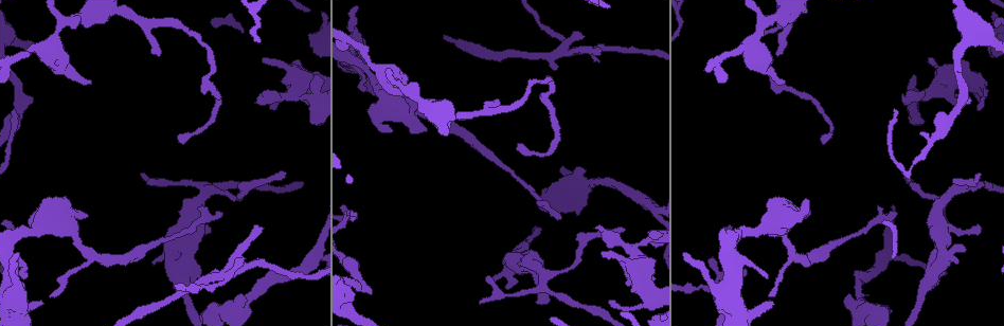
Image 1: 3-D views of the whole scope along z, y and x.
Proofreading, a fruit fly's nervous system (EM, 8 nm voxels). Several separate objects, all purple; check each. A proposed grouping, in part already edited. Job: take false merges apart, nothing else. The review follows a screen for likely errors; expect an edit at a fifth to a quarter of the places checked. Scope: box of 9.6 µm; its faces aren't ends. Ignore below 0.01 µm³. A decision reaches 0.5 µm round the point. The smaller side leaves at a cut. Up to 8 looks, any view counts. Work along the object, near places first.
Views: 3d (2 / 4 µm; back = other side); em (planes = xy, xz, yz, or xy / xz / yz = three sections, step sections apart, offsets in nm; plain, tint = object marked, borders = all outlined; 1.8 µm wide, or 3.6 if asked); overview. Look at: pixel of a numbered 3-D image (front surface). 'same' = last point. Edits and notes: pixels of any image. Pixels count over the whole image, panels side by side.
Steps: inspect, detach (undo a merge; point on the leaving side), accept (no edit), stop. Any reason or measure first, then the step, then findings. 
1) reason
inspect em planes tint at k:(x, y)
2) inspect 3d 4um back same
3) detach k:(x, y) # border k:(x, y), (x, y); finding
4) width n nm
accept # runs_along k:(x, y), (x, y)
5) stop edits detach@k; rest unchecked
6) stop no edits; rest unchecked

looks like a crossing
inspect 3d 4um at 1:(940, 232)

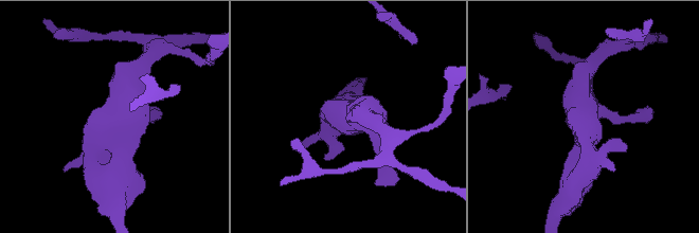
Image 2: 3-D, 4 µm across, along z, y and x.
inspect em 3.6um xy step 8 tint at 2:(116, 120)

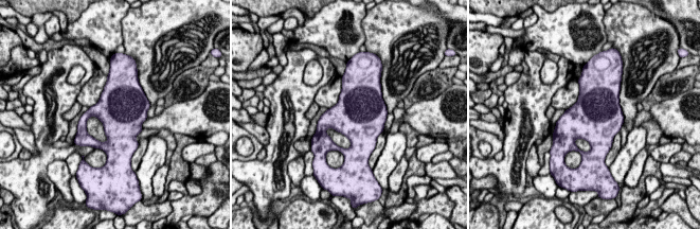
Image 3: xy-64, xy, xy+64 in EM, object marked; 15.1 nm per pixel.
inspect em 3.6um planes borders same

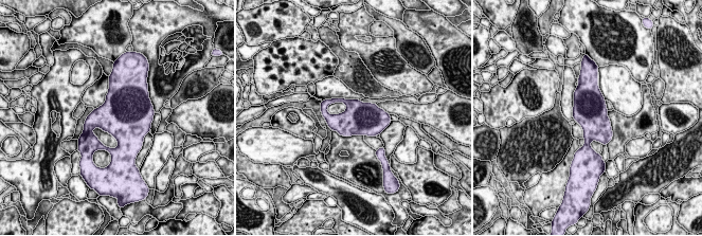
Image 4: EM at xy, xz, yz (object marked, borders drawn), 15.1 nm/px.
accept # all the same cell

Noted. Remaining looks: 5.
narrows sharply
inspect 3d 2um at 1:(539, 153)

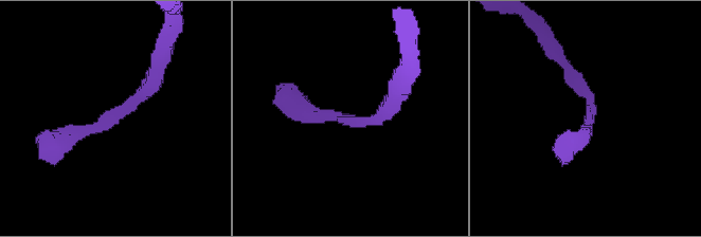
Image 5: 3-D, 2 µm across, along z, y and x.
need the tissue
inspect em planes tint at 5:(587, 110)

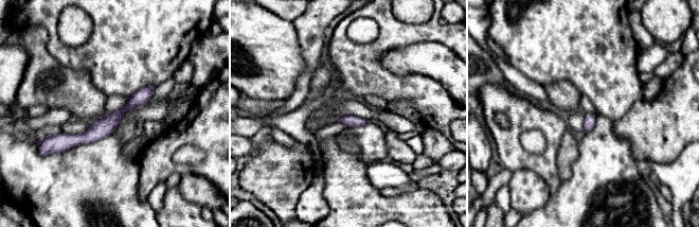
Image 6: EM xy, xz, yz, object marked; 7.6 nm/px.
accept # runs_along 6:(150, 88), (90, 136), (52, 139); one cell here

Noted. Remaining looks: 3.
sudden change in width
inspect em xz step 4 tint at 1:(221, 275)

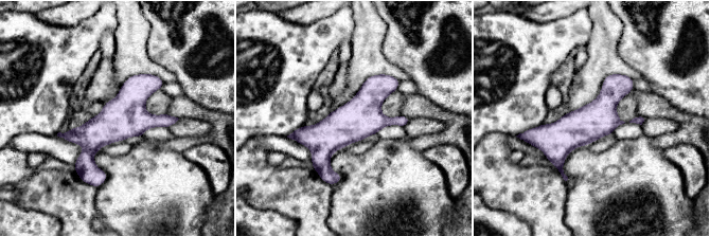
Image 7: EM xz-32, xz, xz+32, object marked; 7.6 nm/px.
cut it another way
inspect em planes tint same

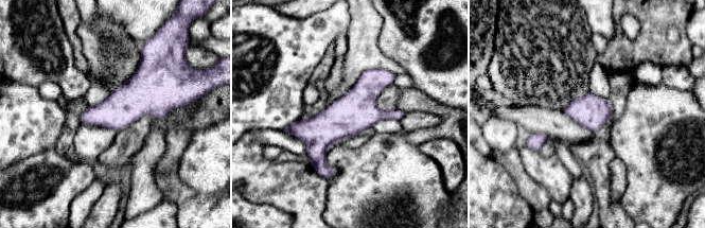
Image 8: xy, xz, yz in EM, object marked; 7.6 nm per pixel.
width 260 nm
accept # one cell here

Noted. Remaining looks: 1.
thick turns thin
inspect em planes tint at 1:(587, 181)

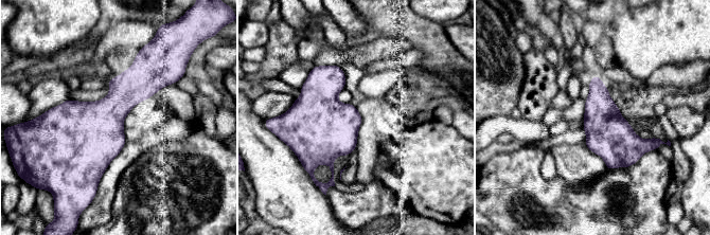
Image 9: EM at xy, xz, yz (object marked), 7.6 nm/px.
accept # one cell here

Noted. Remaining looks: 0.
stop no edits; rest unchecked

